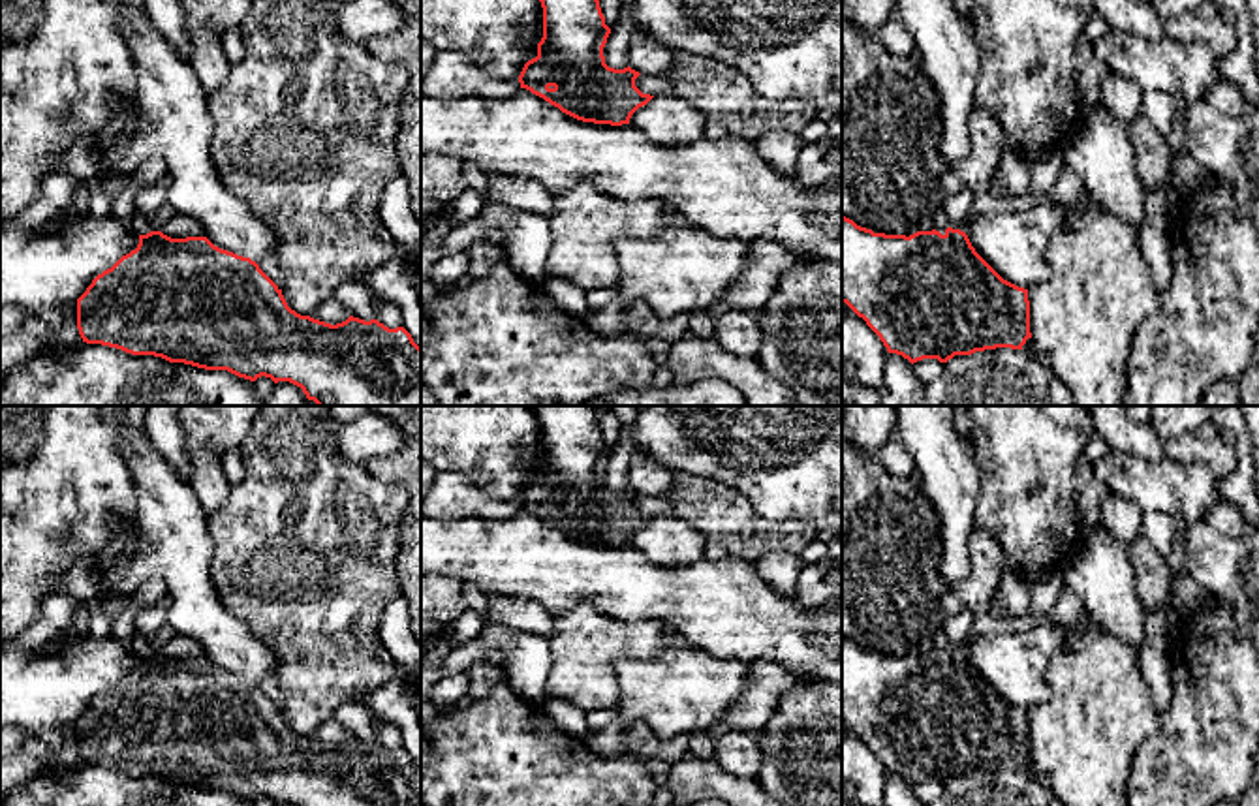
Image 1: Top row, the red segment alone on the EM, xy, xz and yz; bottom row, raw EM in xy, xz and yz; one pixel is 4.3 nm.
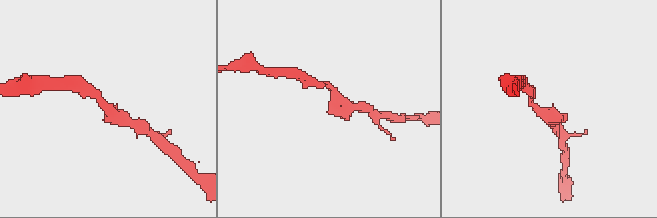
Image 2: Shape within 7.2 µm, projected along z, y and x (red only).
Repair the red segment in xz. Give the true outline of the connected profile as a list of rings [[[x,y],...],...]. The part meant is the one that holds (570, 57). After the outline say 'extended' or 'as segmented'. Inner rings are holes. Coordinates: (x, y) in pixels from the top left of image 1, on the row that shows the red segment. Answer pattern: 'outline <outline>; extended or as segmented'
outline [[[599,0],[539,2],[543,38],[537,56],[519,75],[521,88],[583,122],[630,124],[631,115],[654,96],[635,86],[639,71],[605,64],[603,47],[611,28]]]; as segmented

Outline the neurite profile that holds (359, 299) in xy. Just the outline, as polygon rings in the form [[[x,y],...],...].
[[[348,280],[340,284],[334,297],[348,308],[353,318],[376,319],[380,302],[368,284],[363,280]]]

